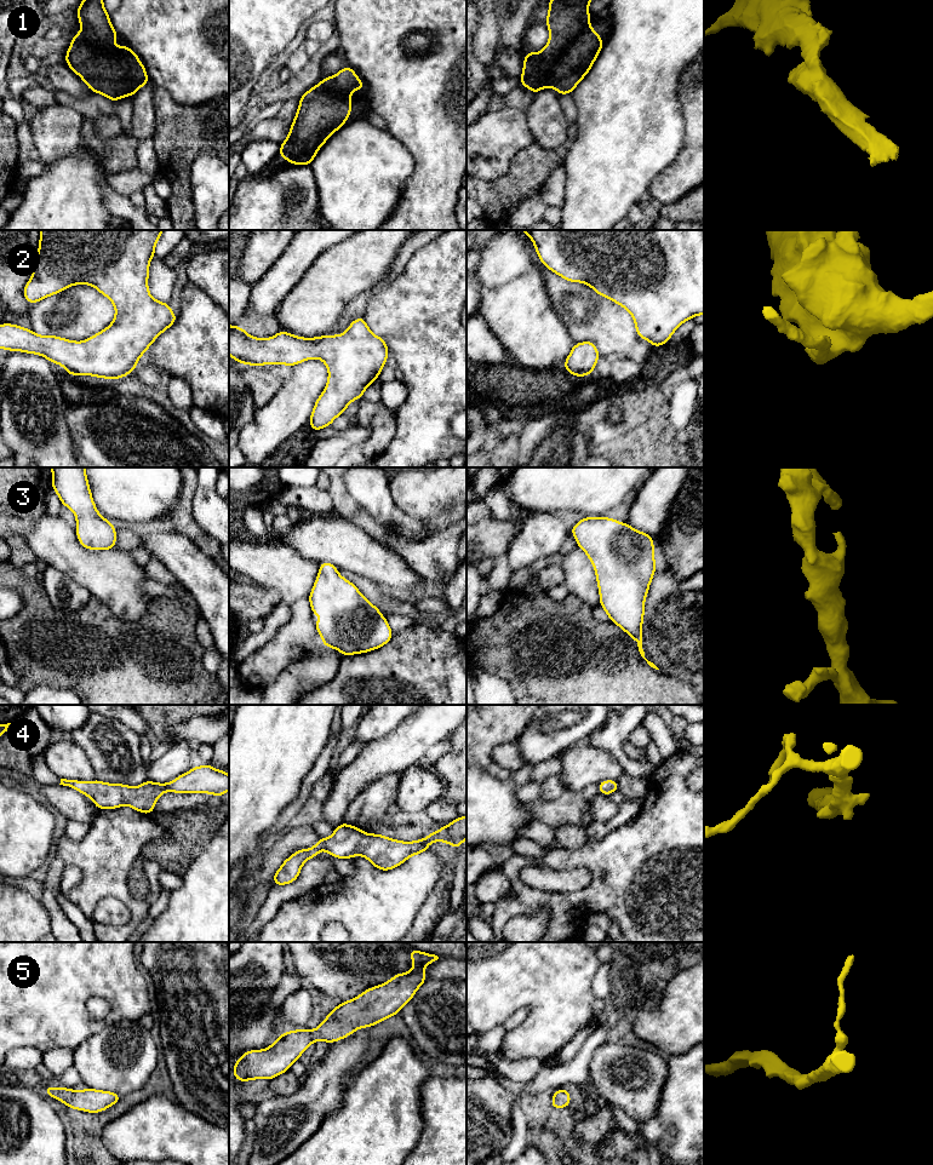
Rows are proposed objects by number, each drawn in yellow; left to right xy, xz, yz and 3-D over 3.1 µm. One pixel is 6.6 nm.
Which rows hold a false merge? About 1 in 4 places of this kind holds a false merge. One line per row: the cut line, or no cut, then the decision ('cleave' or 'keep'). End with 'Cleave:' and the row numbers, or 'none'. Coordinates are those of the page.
1: cut none; keep
2: cut none; keep
3: cut none; keep
4: cut none; keep
5: cut none; keep
Cleave: none

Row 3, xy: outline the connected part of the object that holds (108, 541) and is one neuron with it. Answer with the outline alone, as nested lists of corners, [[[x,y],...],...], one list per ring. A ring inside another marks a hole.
[[[51,467],[52,489],[59,497],[62,506],[69,507],[76,517],[76,536],[88,550],[111,550],[116,544],[116,529],[109,520],[98,512],[87,481],[85,467]]]

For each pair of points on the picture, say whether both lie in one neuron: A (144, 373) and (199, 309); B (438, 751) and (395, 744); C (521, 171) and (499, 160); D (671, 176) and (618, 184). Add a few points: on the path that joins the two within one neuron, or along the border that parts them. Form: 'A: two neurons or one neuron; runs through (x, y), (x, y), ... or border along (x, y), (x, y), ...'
A: two neurons; border along (148, 363), (161, 371)
B: two neurons; border along (447, 738), (435, 742), (423, 756)
C: two neurons; border along (528, 144), (515, 155), (503, 174), (485, 181)
D: two neurons; border along (675, 159), (652, 181), (647, 195)

